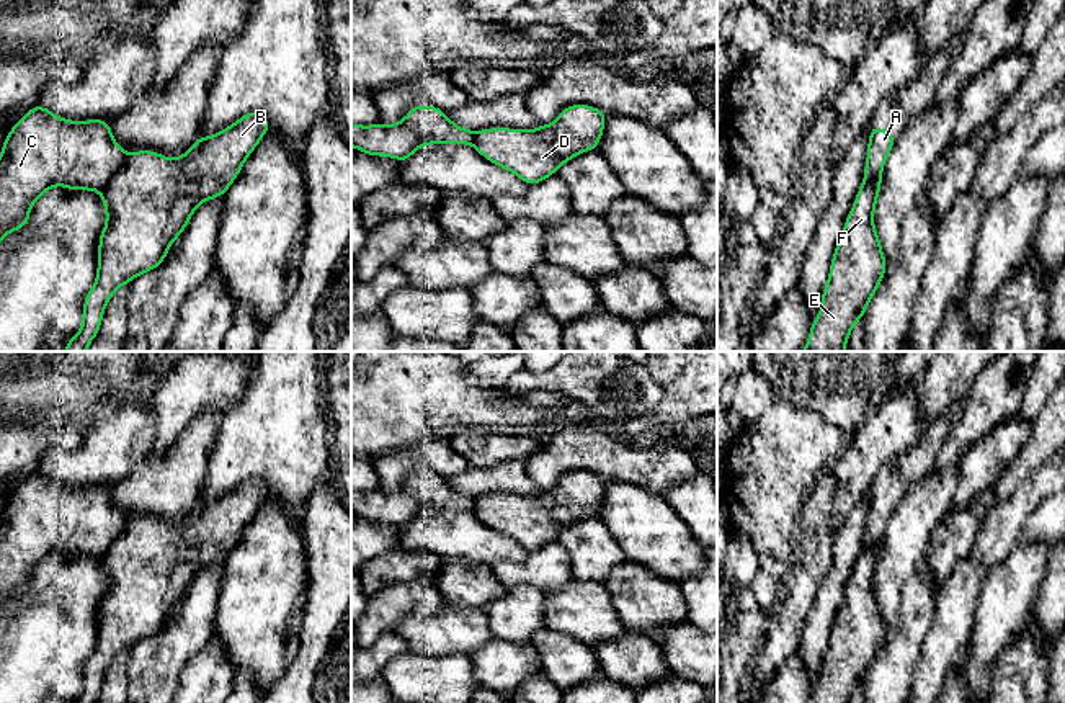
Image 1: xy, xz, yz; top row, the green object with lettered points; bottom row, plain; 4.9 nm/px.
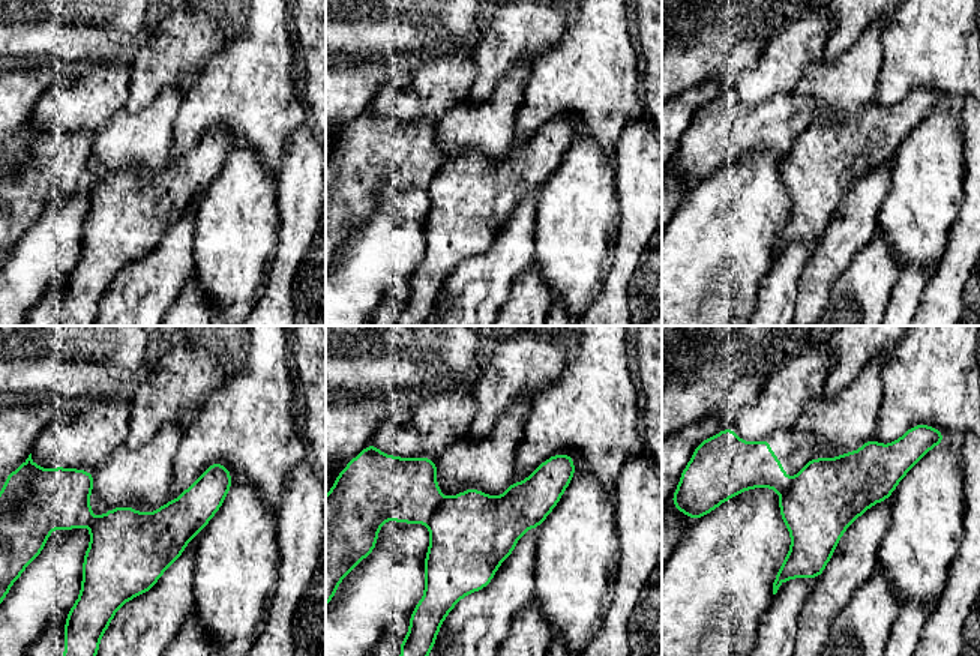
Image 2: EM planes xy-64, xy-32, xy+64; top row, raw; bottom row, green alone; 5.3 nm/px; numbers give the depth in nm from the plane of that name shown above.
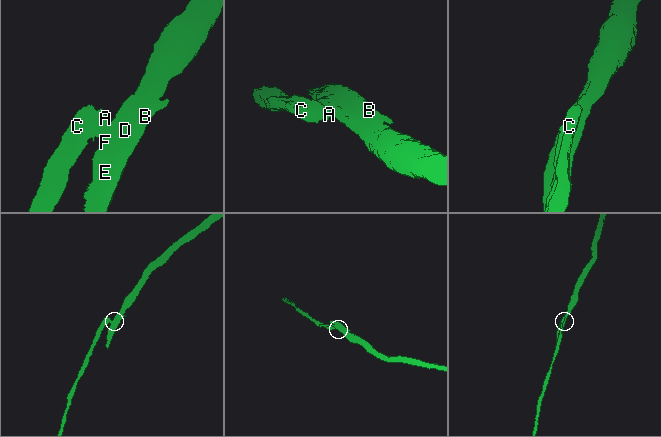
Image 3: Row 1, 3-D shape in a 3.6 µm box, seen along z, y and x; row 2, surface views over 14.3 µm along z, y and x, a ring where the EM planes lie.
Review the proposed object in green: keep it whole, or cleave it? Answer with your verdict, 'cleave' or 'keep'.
cleave

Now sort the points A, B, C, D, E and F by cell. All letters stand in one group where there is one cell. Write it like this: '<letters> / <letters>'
A C / B D E F

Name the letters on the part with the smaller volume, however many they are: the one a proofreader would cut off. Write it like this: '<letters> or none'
A, C

